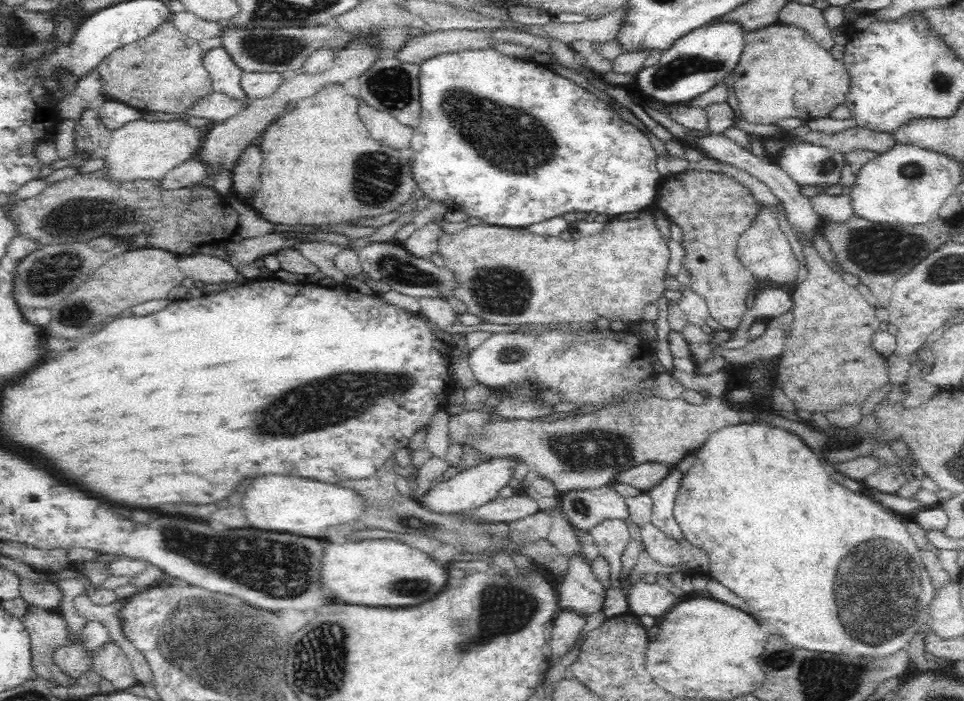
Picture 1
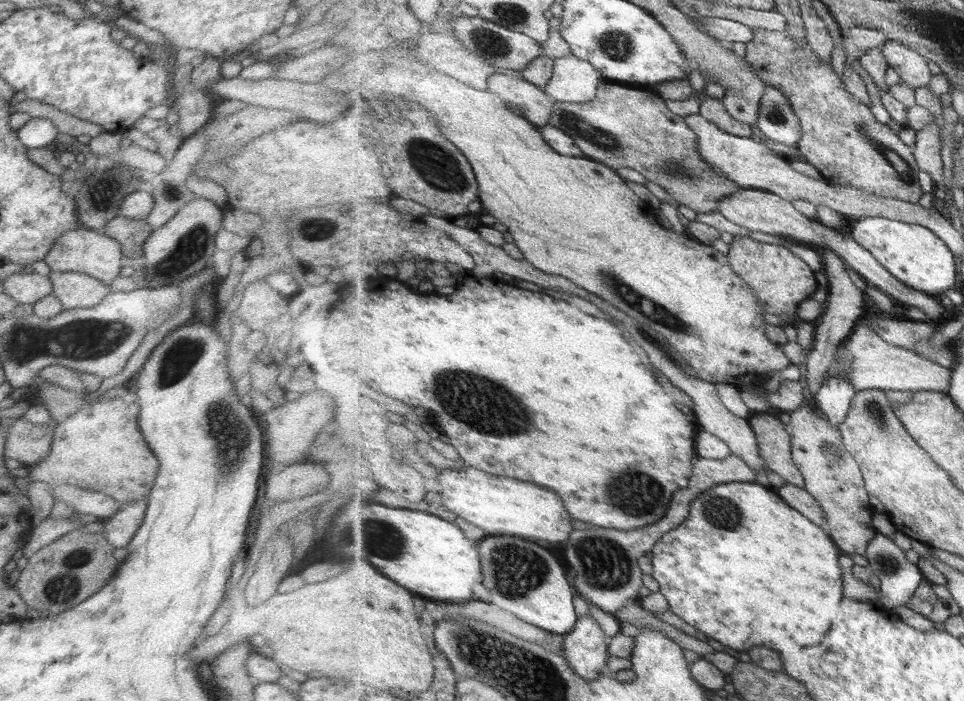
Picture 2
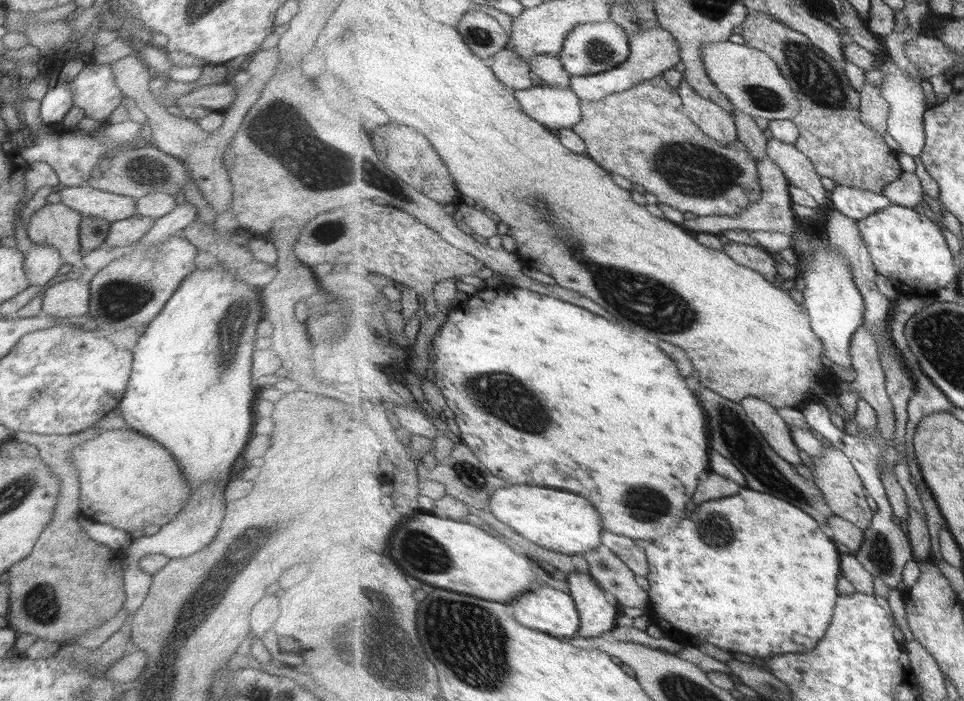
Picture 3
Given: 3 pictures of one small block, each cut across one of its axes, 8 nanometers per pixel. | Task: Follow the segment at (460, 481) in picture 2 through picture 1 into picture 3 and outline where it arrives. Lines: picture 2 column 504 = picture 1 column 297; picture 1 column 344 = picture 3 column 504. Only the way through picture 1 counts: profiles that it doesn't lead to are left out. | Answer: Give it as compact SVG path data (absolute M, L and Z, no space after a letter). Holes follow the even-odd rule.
M509 486L500 489L491 497L492 514L502 523L515 528L521 536L547 550L559 554L585 554L593 552L602 545L605 531L603 518L595 506L577 494L535 488L535 486Z

